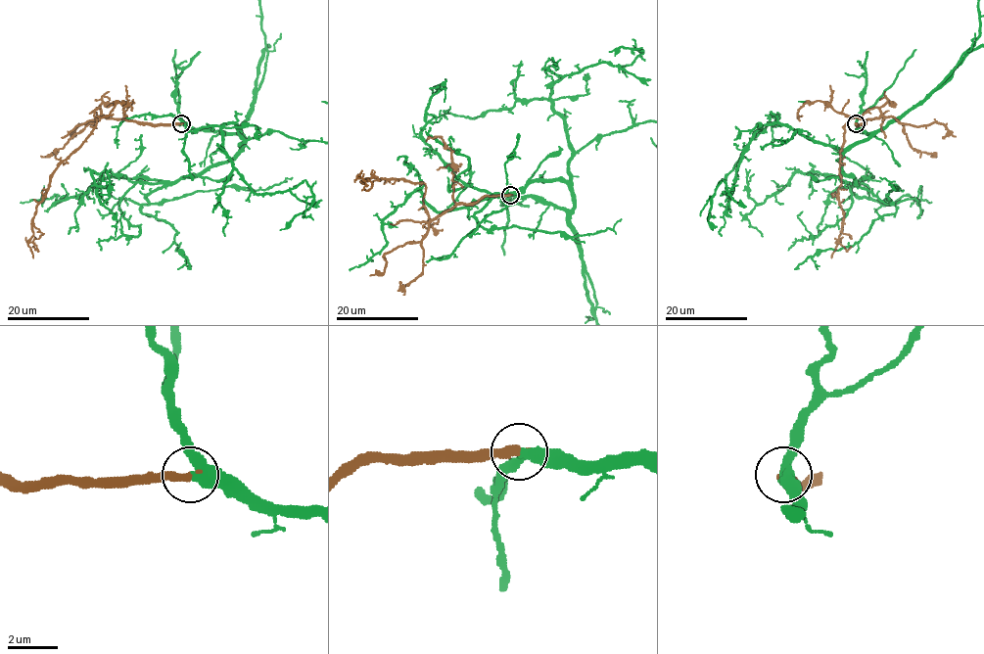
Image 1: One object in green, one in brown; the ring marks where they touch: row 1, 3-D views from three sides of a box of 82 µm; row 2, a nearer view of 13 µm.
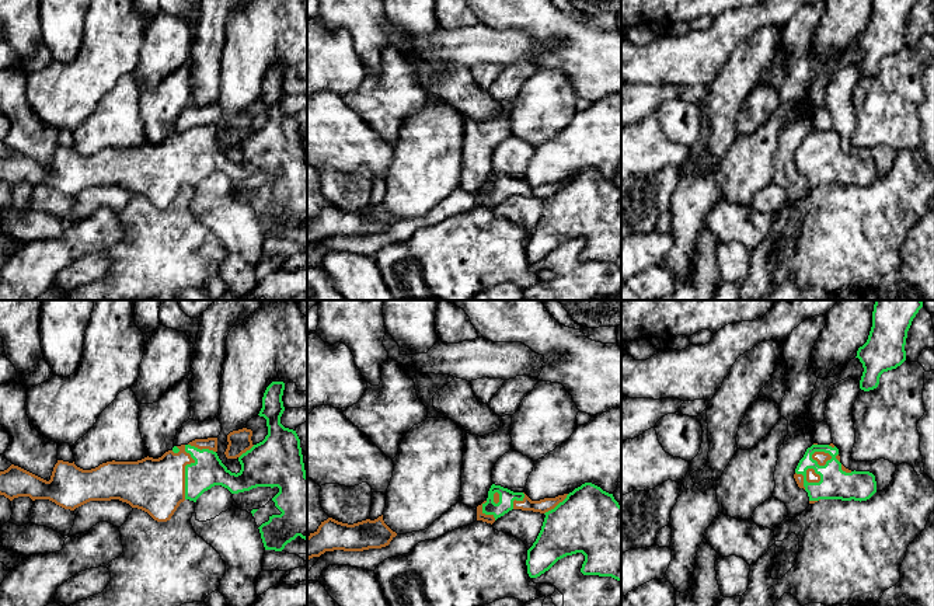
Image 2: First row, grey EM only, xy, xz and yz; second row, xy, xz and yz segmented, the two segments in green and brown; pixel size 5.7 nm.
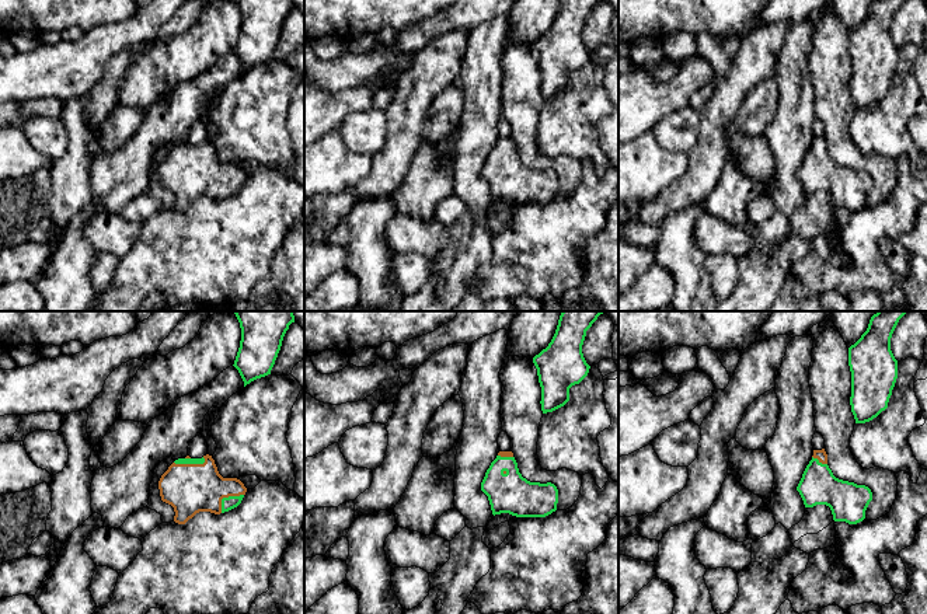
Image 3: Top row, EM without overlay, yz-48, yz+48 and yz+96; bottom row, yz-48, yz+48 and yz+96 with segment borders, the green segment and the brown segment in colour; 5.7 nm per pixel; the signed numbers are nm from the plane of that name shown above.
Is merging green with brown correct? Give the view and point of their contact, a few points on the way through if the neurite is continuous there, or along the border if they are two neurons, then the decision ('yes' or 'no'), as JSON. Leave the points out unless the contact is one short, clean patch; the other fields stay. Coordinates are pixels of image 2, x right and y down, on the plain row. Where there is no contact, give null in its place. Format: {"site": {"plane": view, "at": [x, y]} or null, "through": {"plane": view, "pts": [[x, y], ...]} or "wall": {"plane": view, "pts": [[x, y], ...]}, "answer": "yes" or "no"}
{"site": {"plane": "yz", "at": [807, 167]}, "answer": "yes"}

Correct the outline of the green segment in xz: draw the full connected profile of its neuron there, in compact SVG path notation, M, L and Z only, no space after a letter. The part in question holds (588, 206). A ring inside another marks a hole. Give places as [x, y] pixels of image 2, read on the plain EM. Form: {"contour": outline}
{"contour": "M585 168L569 180L532 187L524 178L513 178L492 170L488 184L477 192L477 206L492 210L512 195L546 201L536 227L527 236L526 251L530 264L540 262L567 241L582 238L585 241L581 254L583 261L611 262L621 268L621 192L613 180L592 168Z"}

